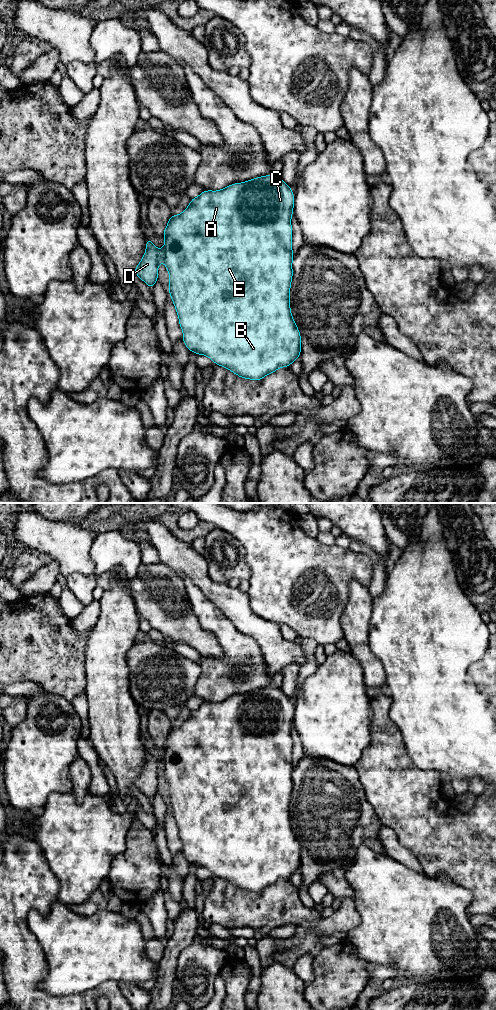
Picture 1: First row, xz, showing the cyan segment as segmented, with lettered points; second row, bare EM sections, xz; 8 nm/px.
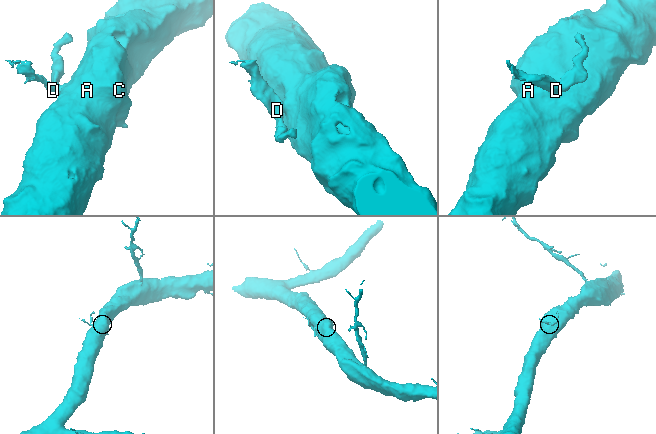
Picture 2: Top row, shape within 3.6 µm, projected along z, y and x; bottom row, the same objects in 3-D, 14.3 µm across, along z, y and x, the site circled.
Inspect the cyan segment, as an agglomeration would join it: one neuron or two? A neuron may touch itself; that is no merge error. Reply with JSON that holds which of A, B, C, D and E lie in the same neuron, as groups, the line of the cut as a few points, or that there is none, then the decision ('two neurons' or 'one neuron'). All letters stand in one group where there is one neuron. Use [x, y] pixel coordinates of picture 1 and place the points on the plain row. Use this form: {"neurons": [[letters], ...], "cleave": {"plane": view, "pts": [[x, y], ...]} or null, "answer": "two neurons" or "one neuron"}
{"neurons": [["A", "B", "C", "E"], ["D"]], "cleave": {"plane": "xz", "pts": [[160, 763], [161, 772]]}, "answer": "two neurons"}

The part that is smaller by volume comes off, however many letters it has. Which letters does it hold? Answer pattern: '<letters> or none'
D

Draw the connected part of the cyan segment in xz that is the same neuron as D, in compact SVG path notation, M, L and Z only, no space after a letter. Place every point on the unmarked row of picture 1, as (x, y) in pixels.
M147 750L146 763L140 775L134 781L134 785L151 801L158 793L158 777L160 773L161 763L152 755L150 750Z

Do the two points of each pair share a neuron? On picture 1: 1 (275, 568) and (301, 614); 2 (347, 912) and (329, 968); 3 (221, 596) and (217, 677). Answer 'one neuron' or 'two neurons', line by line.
1: one neuron
2: two neurons
3: two neurons

